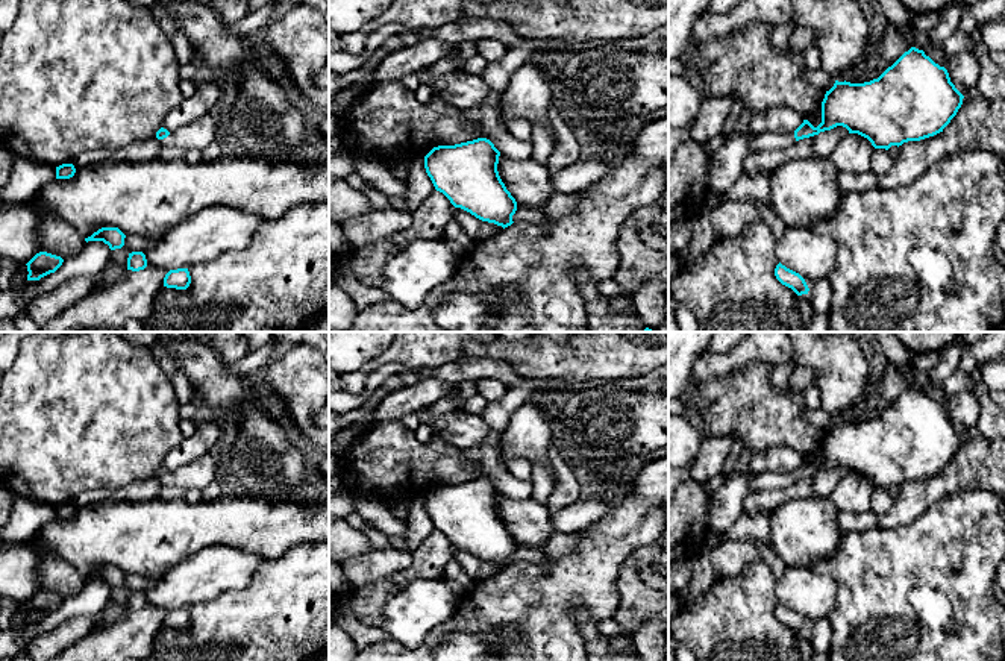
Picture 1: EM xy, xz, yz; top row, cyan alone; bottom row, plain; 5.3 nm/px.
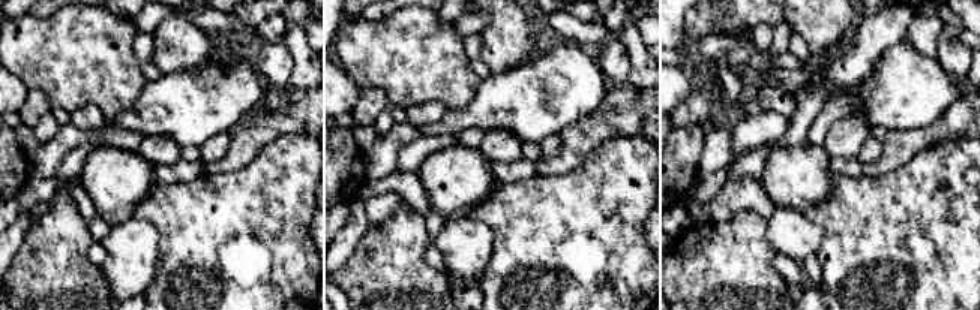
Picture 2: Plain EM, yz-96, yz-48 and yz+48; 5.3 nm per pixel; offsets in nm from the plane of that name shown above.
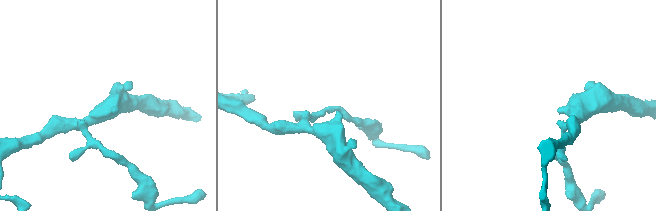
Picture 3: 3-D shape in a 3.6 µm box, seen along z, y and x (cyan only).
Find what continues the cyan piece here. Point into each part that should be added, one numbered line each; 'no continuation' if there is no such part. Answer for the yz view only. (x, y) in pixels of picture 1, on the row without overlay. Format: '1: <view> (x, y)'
1: yz (767, 481)

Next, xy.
1: xy (199, 475)

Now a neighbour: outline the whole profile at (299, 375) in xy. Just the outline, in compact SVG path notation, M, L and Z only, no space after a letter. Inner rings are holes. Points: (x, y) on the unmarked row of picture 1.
M309 344L282 347L261 377L283 402L300 432L314 446L329 450L329 429L317 426L312 420L314 412L329 402L329 364L321 352Z

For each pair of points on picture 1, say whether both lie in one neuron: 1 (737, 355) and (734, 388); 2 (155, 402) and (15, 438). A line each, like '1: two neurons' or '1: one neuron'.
1: two neurons
2: one neuron

